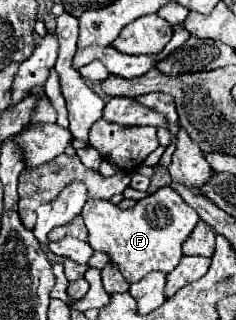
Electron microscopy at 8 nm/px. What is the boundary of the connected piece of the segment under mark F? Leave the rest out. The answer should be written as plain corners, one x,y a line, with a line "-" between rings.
163,186
163,188
155,190
153,194
141,198
133,208
127,208
127,210
117,208
109,200
93,200
93,198
89,198
87,204
83,206
81,216
83,216
87,232
89,232
89,240
87,242
91,244
91,248
107,252
111,256
111,260
119,264
121,274
125,276
127,282
137,282
145,274
149,274
153,270
161,270
161,272
169,274
179,264
179,260
183,256
181,254
181,244
187,240
187,236
191,234
191,230
199,222
199,214
171,186

